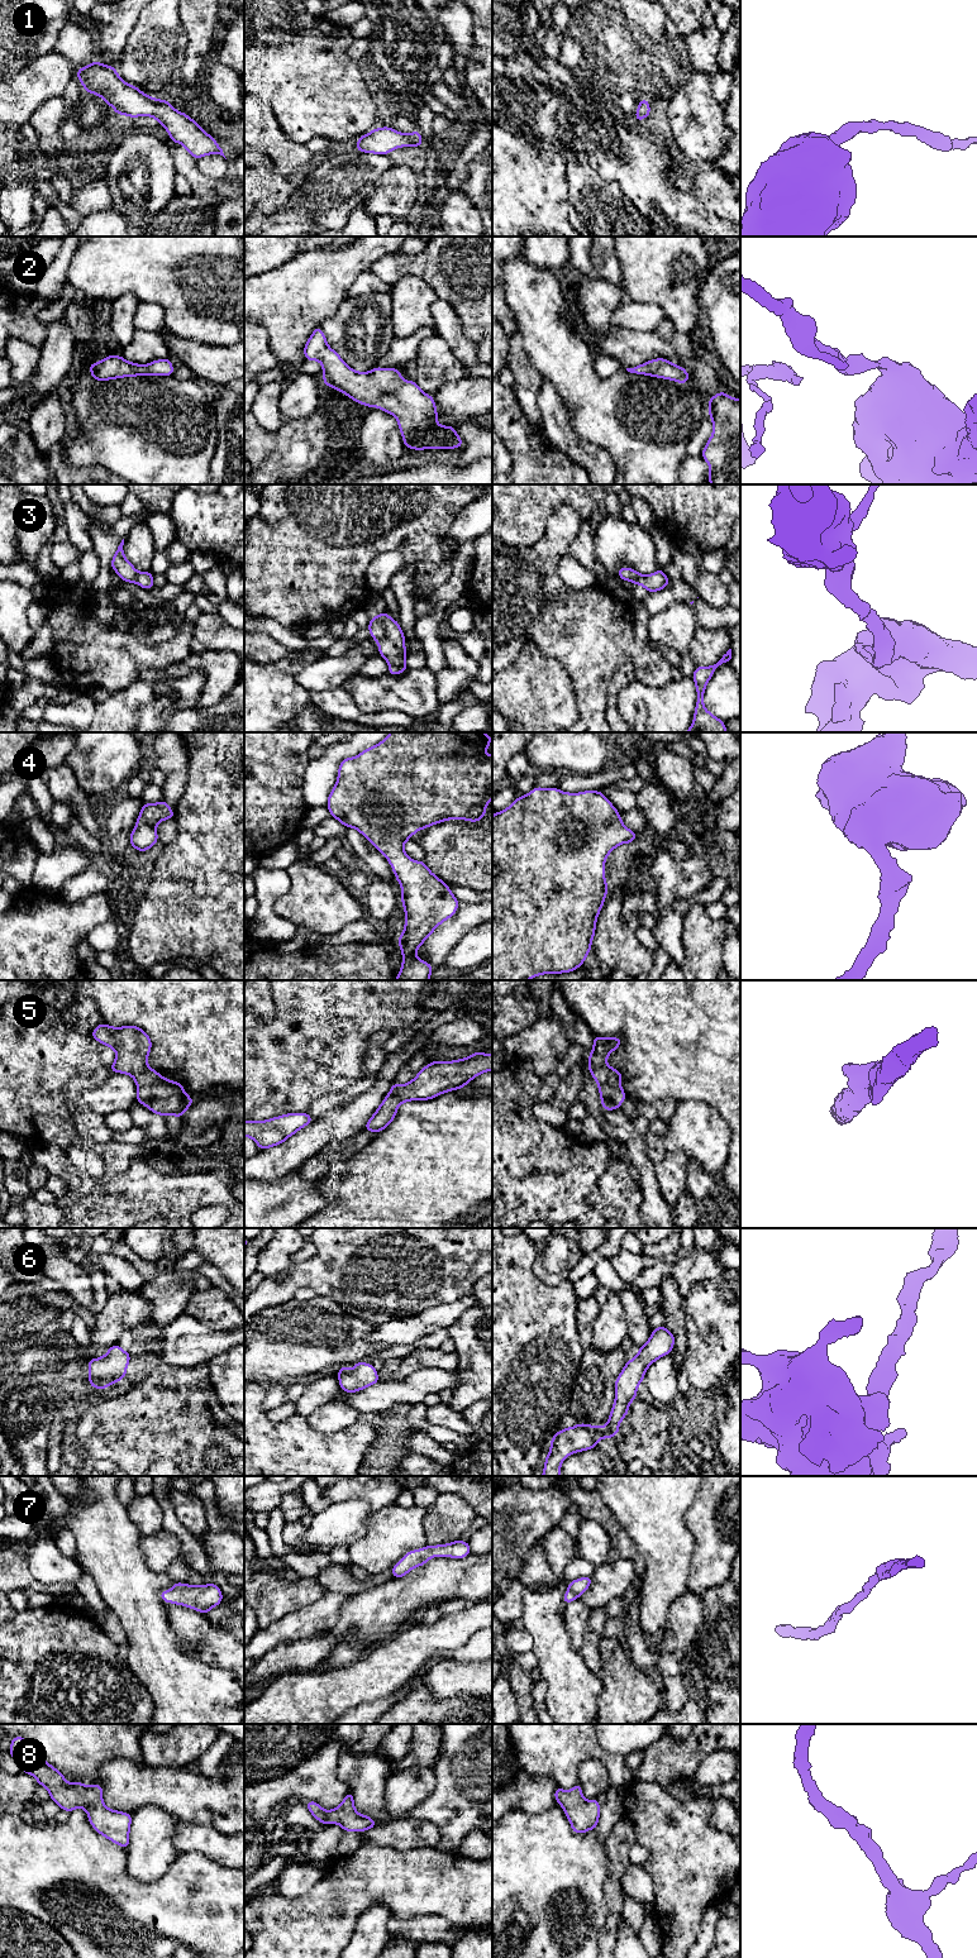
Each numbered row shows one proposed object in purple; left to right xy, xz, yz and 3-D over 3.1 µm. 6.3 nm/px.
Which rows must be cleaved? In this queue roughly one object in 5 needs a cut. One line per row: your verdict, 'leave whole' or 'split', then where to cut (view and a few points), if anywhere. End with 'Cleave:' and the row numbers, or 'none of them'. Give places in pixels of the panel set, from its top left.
1: leave whole | no cut
2: leave whole | no cut
3: leave whole | no cut
4: leave whole | no cut
5: leave whole | no cut
6: leave whole | no cut
7: leave whole | no cut
8: leave whole | no cut
Cleave: none of them

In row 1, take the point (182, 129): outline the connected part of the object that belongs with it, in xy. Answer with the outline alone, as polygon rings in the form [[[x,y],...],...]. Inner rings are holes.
[[[94,61],[77,70],[76,76],[85,91],[101,96],[118,115],[153,116],[167,130],[171,142],[182,144],[194,158],[209,154],[225,158],[216,140],[187,114],[177,111],[170,101],[156,100],[124,82],[115,67]]]

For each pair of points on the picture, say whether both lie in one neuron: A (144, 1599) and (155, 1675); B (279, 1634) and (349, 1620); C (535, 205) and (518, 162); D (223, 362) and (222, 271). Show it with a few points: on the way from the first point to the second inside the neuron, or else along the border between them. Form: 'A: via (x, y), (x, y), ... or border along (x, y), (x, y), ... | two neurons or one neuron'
A: via (144, 1618), (155, 1656) | one neuron
B: border along (346, 1599), (338, 1617), (313, 1634) | two neurons
C: via (525, 195), (518, 187), (518, 172) | one neuron
D: border along (194, 340), (230, 345) | two neurons

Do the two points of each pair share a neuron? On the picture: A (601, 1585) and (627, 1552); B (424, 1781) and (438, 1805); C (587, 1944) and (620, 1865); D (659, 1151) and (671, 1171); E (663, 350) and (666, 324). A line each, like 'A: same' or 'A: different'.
A: different
B: different
C: different
D: different
E: different

